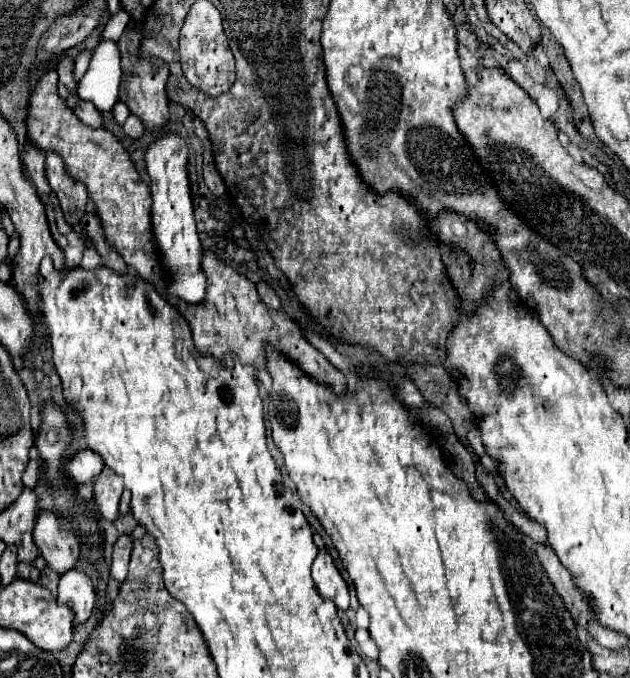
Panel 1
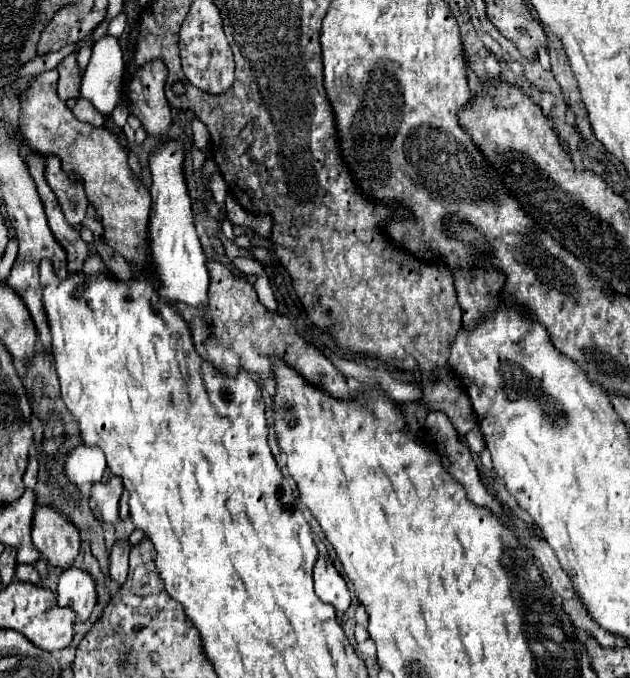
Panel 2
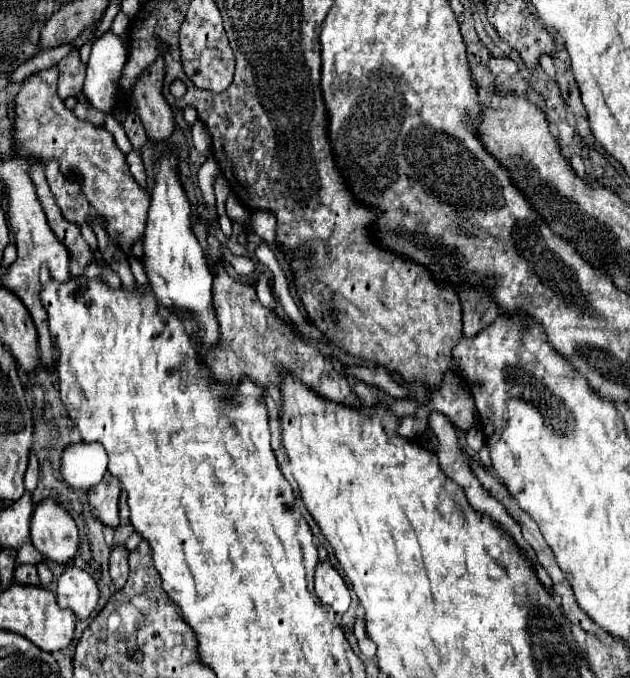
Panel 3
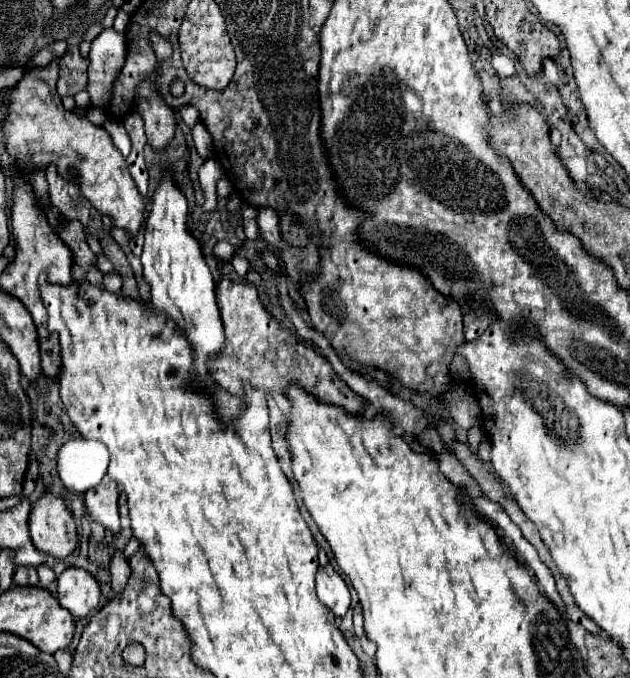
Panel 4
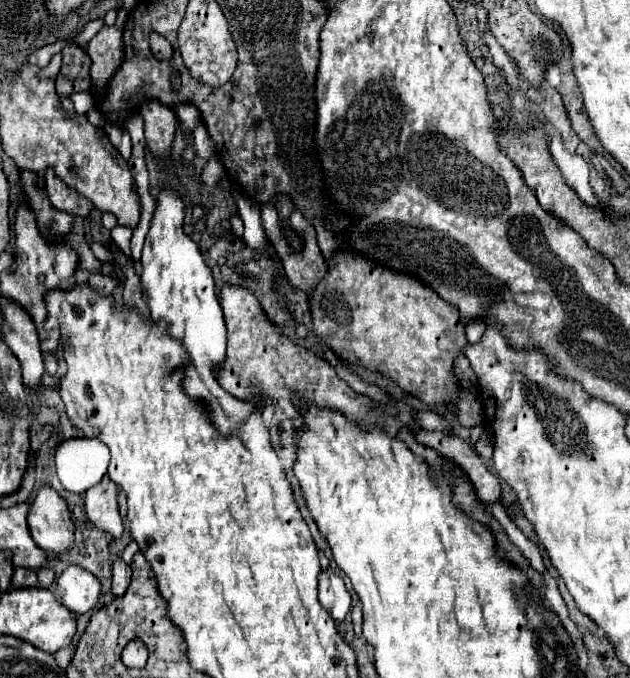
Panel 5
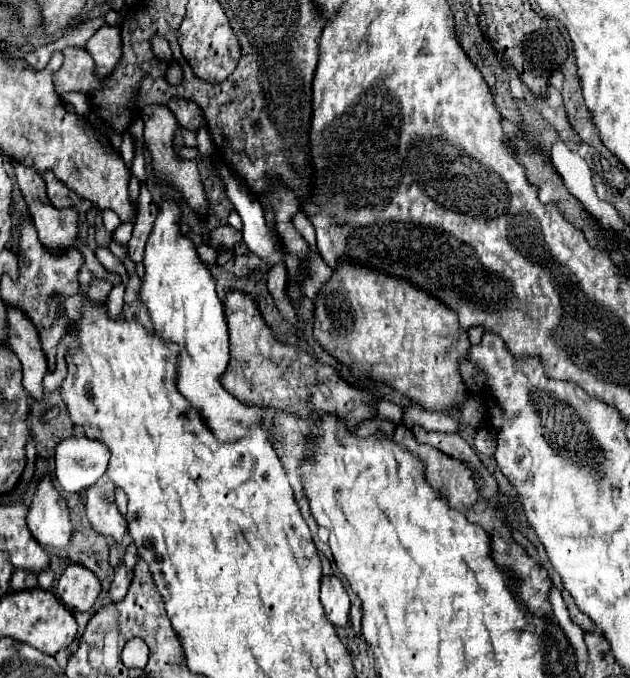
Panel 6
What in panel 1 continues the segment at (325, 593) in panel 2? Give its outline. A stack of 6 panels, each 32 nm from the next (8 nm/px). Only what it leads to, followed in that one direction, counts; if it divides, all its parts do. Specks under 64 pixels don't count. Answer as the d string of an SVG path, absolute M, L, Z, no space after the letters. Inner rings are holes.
M318 552L314 566L312 566L312 578L316 584L316 592L324 600L332 600L338 610L346 610L350 604L350 594L344 578L340 576L338 568L332 562L332 556L328 552Z

